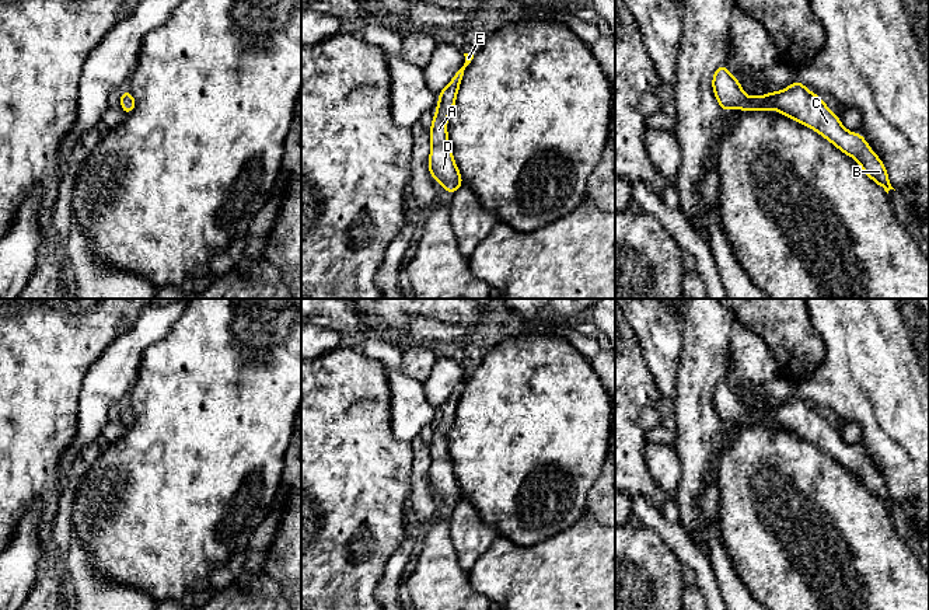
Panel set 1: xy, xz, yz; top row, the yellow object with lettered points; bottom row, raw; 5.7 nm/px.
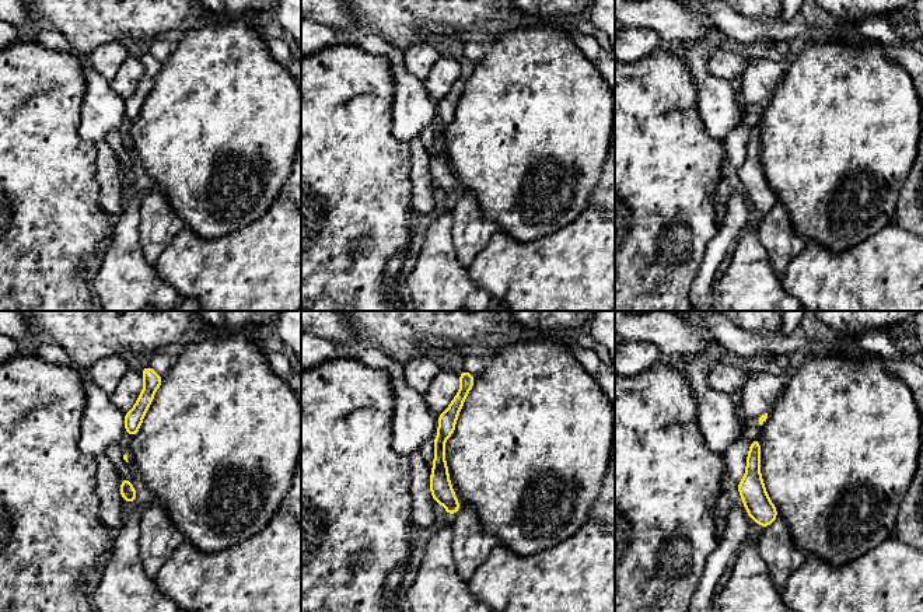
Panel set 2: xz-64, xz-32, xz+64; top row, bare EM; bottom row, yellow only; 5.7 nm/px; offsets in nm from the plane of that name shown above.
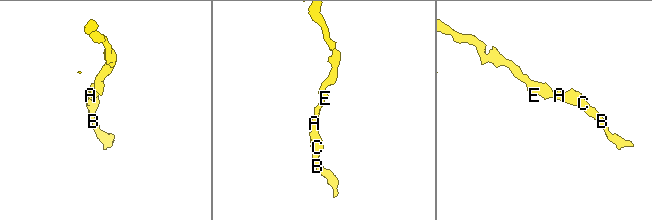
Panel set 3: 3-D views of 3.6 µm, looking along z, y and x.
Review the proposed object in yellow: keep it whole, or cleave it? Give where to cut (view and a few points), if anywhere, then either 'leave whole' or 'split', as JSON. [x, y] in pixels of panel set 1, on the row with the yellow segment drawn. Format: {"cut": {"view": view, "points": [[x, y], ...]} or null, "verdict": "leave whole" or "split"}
{"cut": null, "verdict": "leave whole"}

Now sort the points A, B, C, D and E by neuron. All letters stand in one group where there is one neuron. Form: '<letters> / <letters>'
A B C D E

